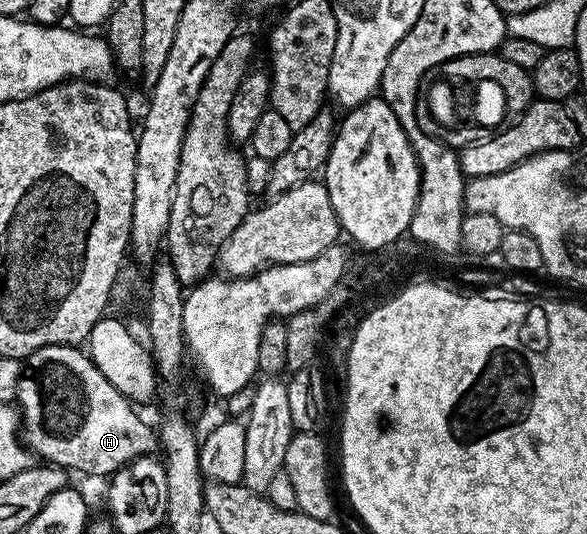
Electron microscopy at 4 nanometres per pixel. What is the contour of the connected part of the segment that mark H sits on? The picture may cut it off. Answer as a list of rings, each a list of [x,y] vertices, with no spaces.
[[[43,346],[28,355],[24,361],[16,401],[21,407],[21,430],[25,446],[36,456],[53,466],[74,469],[94,477],[110,477],[119,468],[142,455],[155,454],[159,438],[155,430],[142,421],[134,411],[131,400],[110,385],[108,376],[94,366],[91,356],[81,348],[70,346]]]

